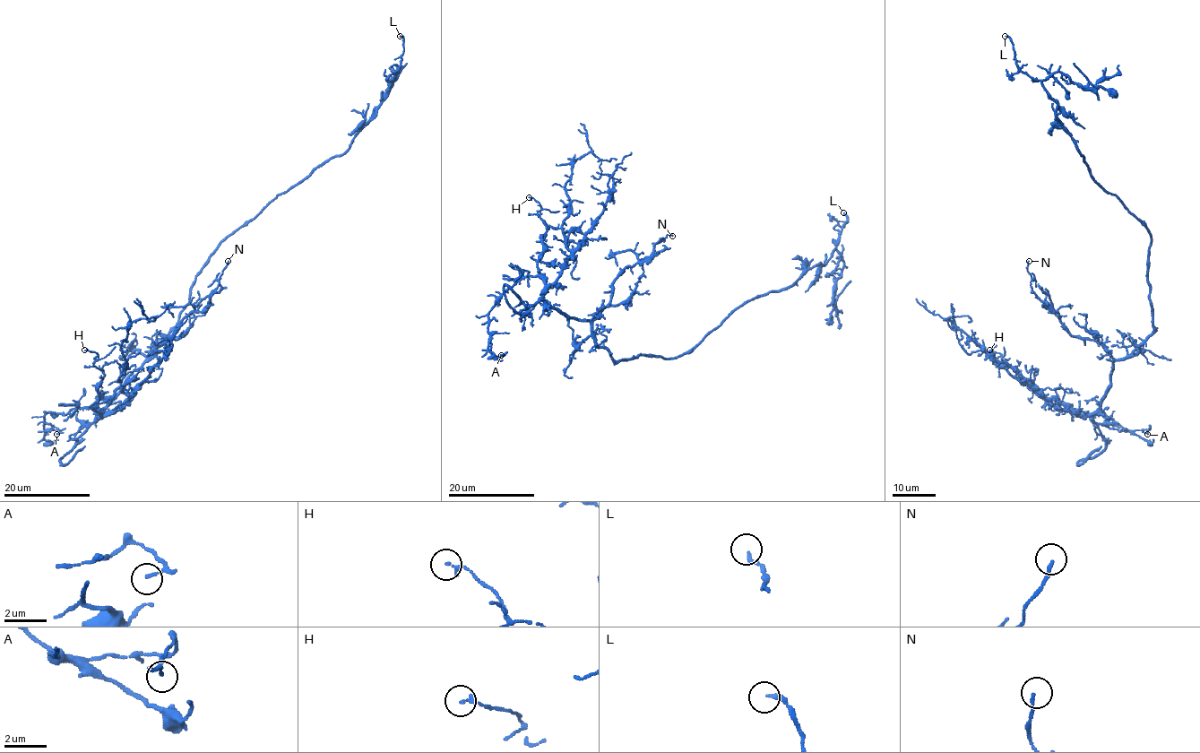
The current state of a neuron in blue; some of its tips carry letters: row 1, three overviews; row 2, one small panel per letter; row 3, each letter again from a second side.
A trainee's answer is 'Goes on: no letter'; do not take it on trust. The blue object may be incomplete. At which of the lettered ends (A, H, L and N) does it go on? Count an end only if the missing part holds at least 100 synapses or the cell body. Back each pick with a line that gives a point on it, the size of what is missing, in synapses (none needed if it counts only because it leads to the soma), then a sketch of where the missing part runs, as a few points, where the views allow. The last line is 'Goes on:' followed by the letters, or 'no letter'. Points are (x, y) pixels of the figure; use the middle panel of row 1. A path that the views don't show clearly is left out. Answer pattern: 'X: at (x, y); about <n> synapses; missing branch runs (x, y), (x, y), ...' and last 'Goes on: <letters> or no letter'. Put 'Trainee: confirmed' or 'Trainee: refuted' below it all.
Goes on: no letter
Trainee: confirmed

